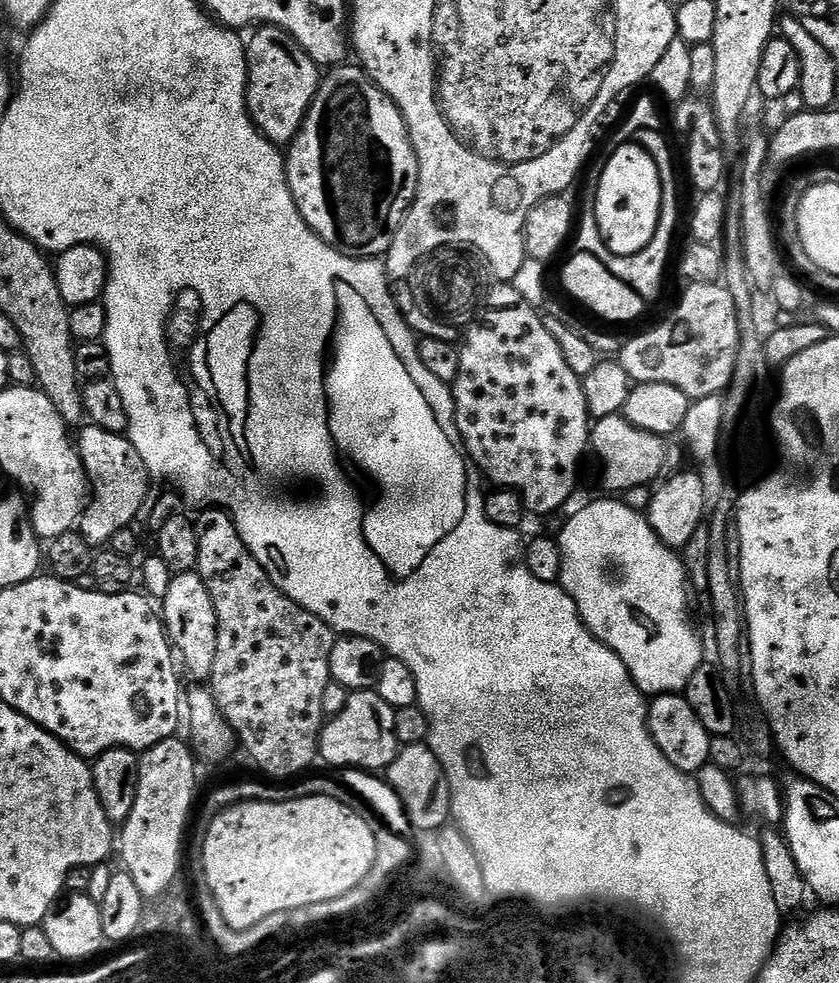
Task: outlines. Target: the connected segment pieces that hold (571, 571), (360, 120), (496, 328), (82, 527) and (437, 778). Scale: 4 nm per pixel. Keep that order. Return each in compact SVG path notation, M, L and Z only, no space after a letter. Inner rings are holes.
M620 498L596 500L580 508L564 524L558 535L562 570L559 585L574 598L582 622L594 638L598 638L630 670L634 682L645 697L665 696L668 692L677 694L687 689L690 678L705 663L704 642L701 633L696 633L688 617L688 596L690 585L684 561L673 549L663 544L650 526L643 511L635 512Z
M336 66L331 69L332 72L323 77L320 82L320 88L316 91L314 102L308 111L308 117L304 119L304 126L300 133L292 140L290 147L286 152L286 167L288 170L288 185L290 194L302 214L302 218L308 223L322 239L336 248L344 256L354 256L361 260L371 260L373 258L383 257L390 250L402 222L408 217L408 211L411 210L413 202L416 201L416 191L418 190L418 158L414 154L414 146L408 137L408 127L404 125L402 114L397 110L396 103L384 95L381 88L376 87L368 79L368 73L359 66Z
M515 303L508 304L505 308L488 308L476 321L473 319L467 325L467 327L469 326L468 337L465 338L464 344L462 340L460 369L454 385L456 425L460 431L460 437L464 439L464 449L468 452L468 459L472 461L478 469L479 475L487 483L489 480L497 489L520 493L521 498L524 499L524 507L529 513L537 512L540 516L548 516L551 512L558 511L571 498L572 491L576 488L576 479L580 476L580 463L583 462L584 455L589 455L590 452L593 421L589 417L586 406L584 381L578 374L574 374L574 370L570 370L562 349L559 348L558 342L554 342L554 334L550 334L550 330L546 330L544 316L528 304Z
M91 423L80 431L82 432L80 440L78 436L78 451L84 464L84 473L88 476L90 499L78 521L78 530L88 544L108 546L120 531L128 530L131 523L138 519L141 515L140 507L145 503L144 508L149 503L150 477L146 462L142 462L142 454L134 450L127 435L119 436Z
M427 743L401 747L400 753L386 770L386 779L388 785L398 794L413 829L439 833L445 827L443 824L449 823L452 814L450 786L442 770L442 762L438 762Z

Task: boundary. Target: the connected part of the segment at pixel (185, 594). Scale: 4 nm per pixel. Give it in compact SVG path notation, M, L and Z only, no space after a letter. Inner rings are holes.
M199 571L173 575L170 590L162 598L162 619L169 641L179 659L192 671L193 681L204 682L211 677L218 650L218 618L210 590Z

